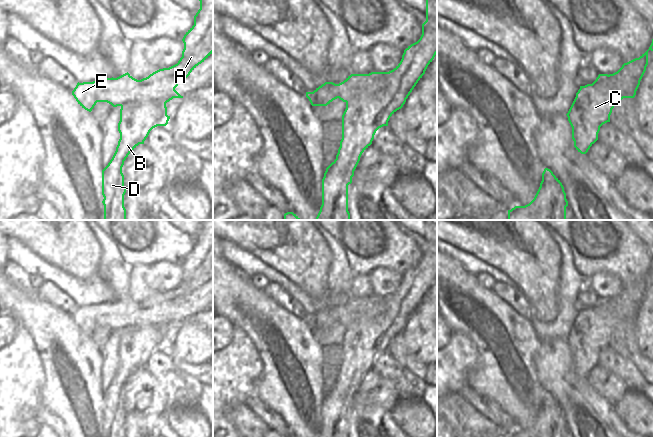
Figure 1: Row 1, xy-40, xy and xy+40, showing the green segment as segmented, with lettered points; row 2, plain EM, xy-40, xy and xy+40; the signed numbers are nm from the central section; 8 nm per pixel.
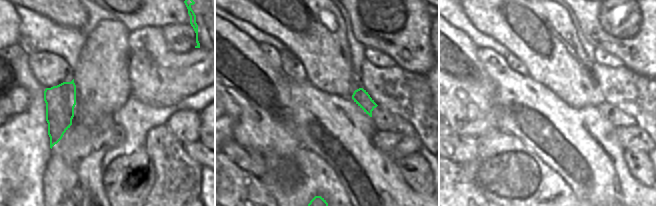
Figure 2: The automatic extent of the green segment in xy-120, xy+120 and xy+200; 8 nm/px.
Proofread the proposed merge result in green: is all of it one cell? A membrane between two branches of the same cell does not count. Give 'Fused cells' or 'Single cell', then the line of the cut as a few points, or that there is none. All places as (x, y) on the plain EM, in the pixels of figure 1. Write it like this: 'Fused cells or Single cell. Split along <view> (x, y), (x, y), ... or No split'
Fused cells. Split along xy-40 (180, 319), (169, 319), (152, 325), (135, 325), (121, 331).

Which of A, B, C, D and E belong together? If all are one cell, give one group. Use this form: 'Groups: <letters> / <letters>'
Groups: A B C D / E.

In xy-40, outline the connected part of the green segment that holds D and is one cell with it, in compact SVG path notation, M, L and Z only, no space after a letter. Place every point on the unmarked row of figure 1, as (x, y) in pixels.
M169 320L153 326L135 326L121 331L118 347L120 363L112 383L102 394L104 437L126 437L126 412L122 397L124 385L139 368L144 368L153 352L168 348L170 340L167 339L166 327L173 322L183 320Z

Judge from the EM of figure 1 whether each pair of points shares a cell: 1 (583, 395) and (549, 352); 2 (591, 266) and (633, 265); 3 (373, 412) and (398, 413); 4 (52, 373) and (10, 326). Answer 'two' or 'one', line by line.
1: one
2: one
3: two
4: two

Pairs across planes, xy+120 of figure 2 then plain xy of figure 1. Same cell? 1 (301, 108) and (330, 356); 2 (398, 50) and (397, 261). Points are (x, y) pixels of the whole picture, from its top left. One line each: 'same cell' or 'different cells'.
1: same cell
2: same cell

